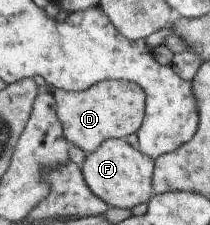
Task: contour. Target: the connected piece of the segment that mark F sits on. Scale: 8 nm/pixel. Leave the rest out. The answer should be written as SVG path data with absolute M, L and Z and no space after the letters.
M108 138L95 152L86 154L81 169L87 186L102 202L112 207L131 209L147 203L152 193L154 159L143 155L127 143L125 138Z

